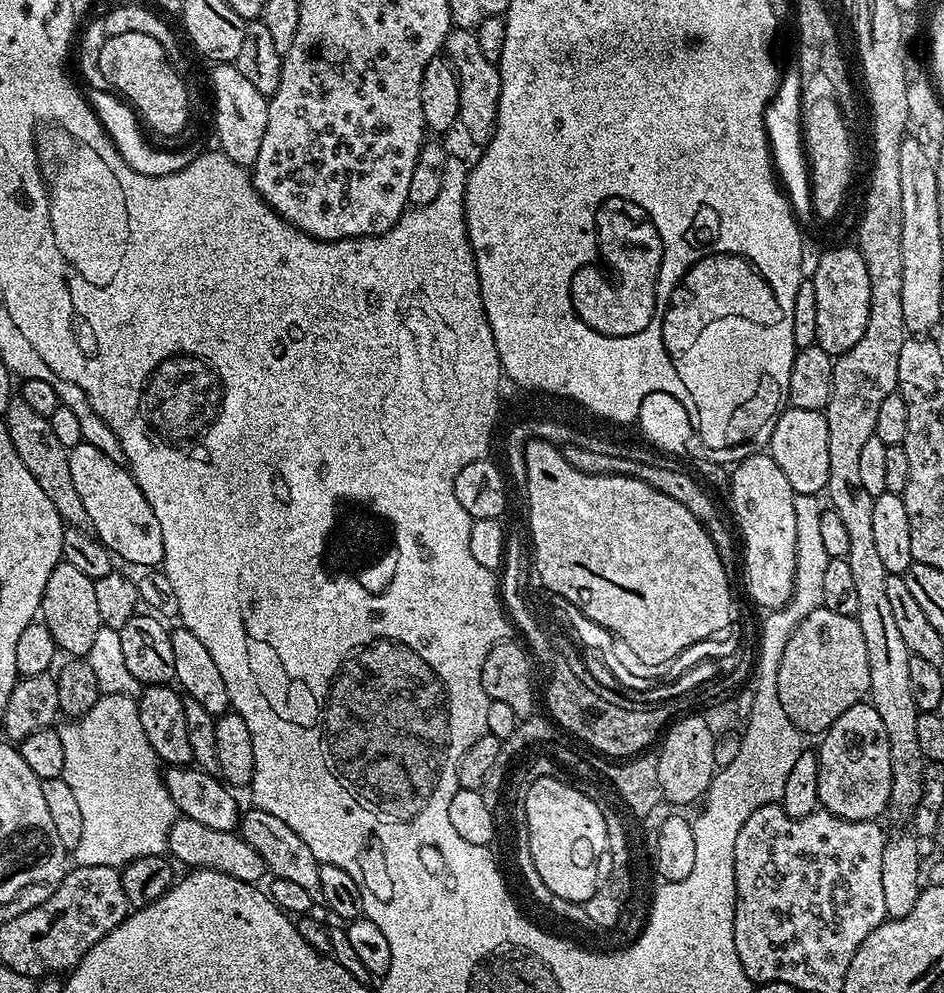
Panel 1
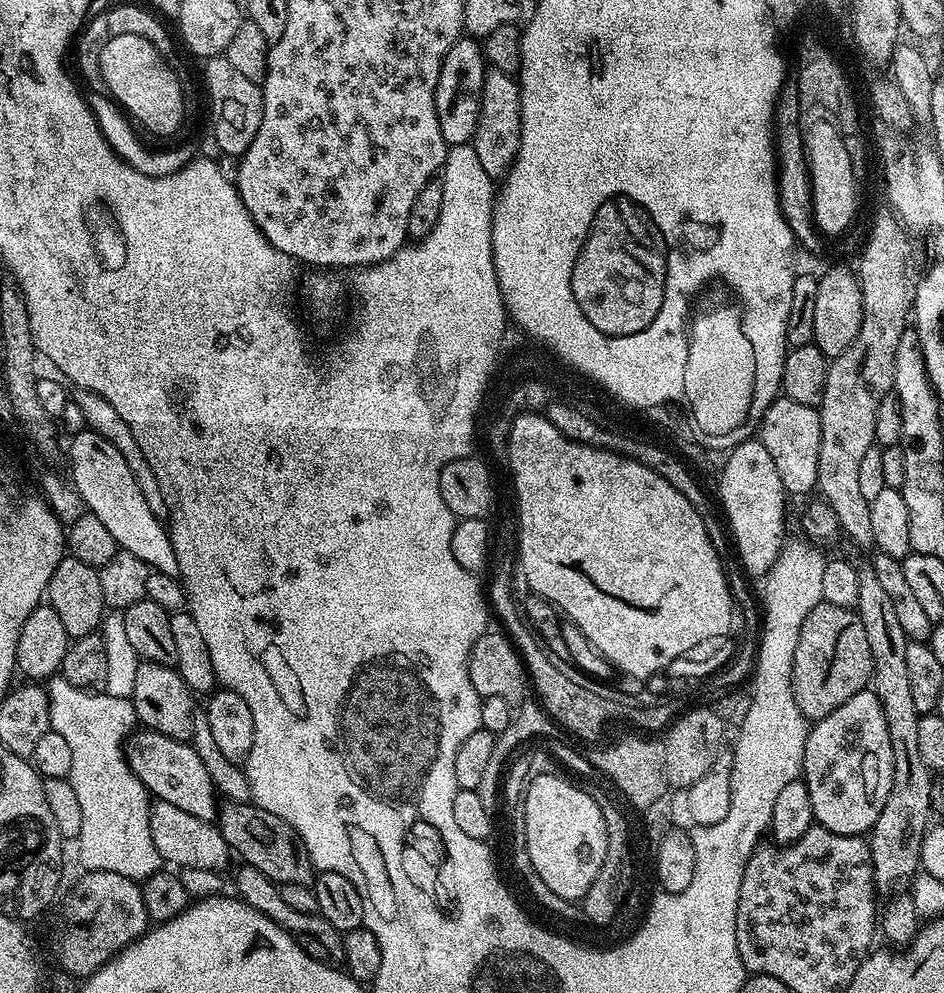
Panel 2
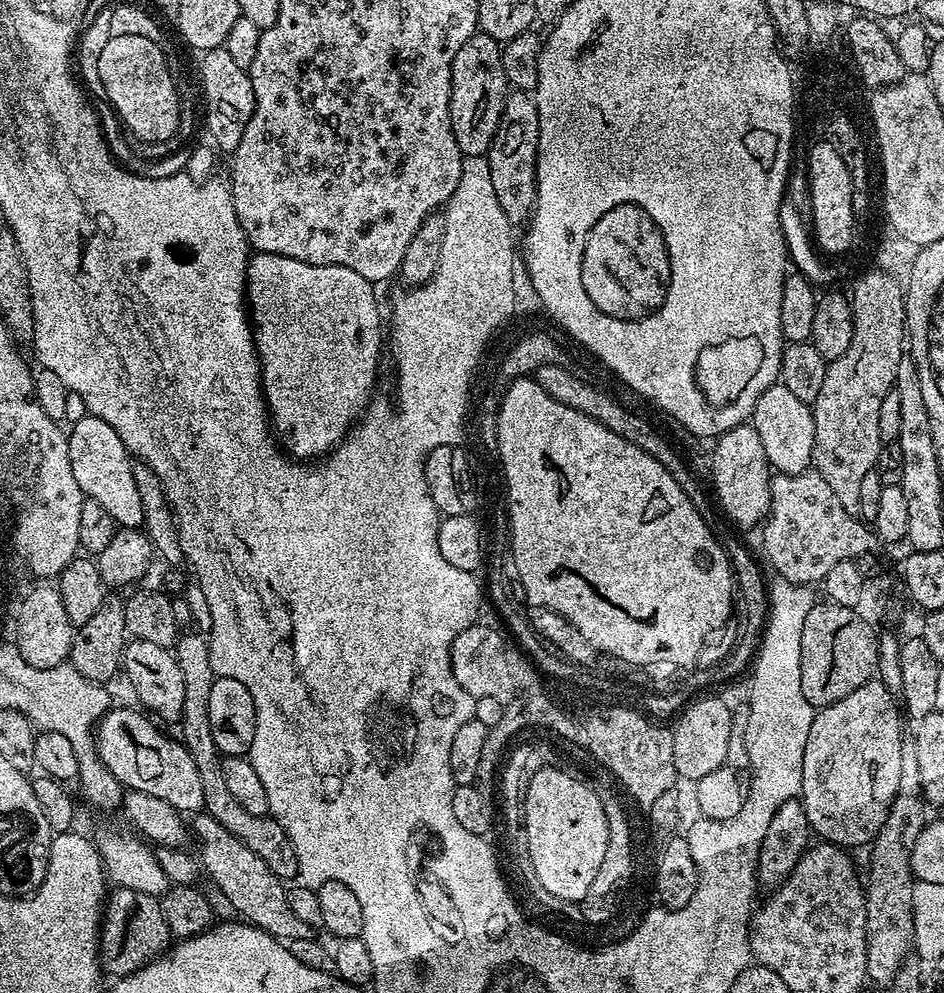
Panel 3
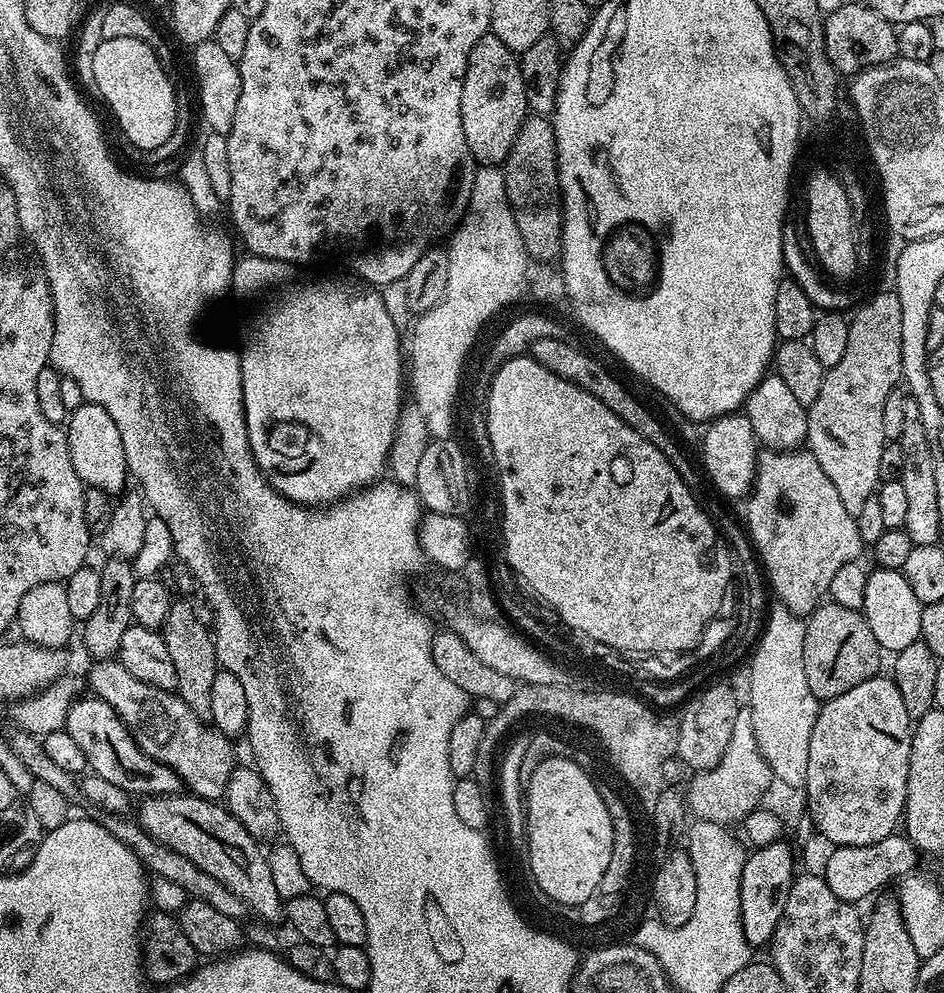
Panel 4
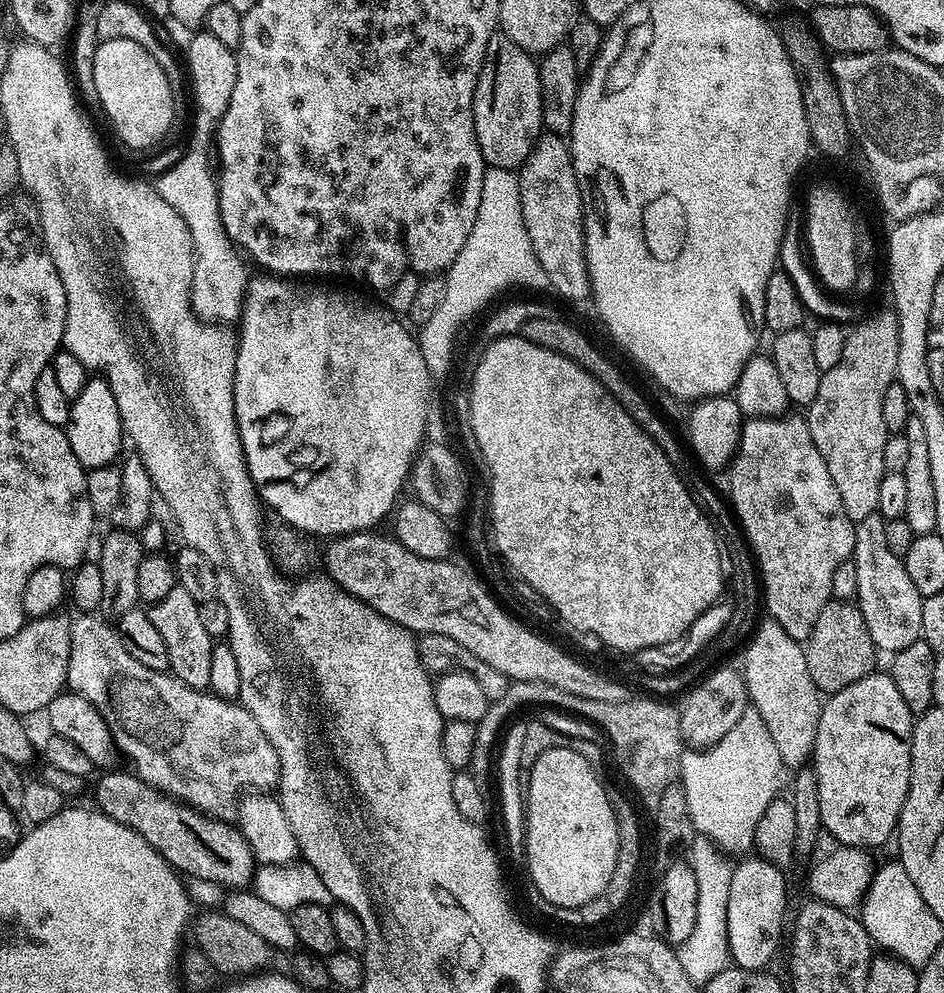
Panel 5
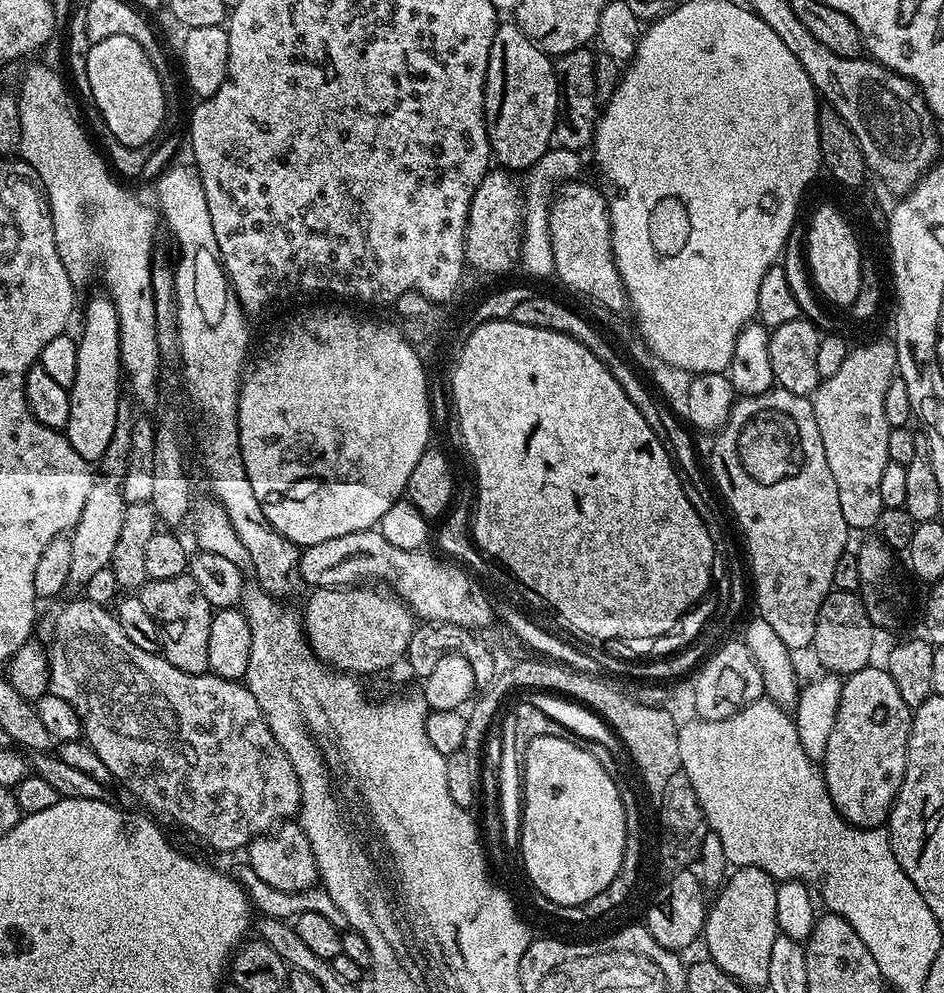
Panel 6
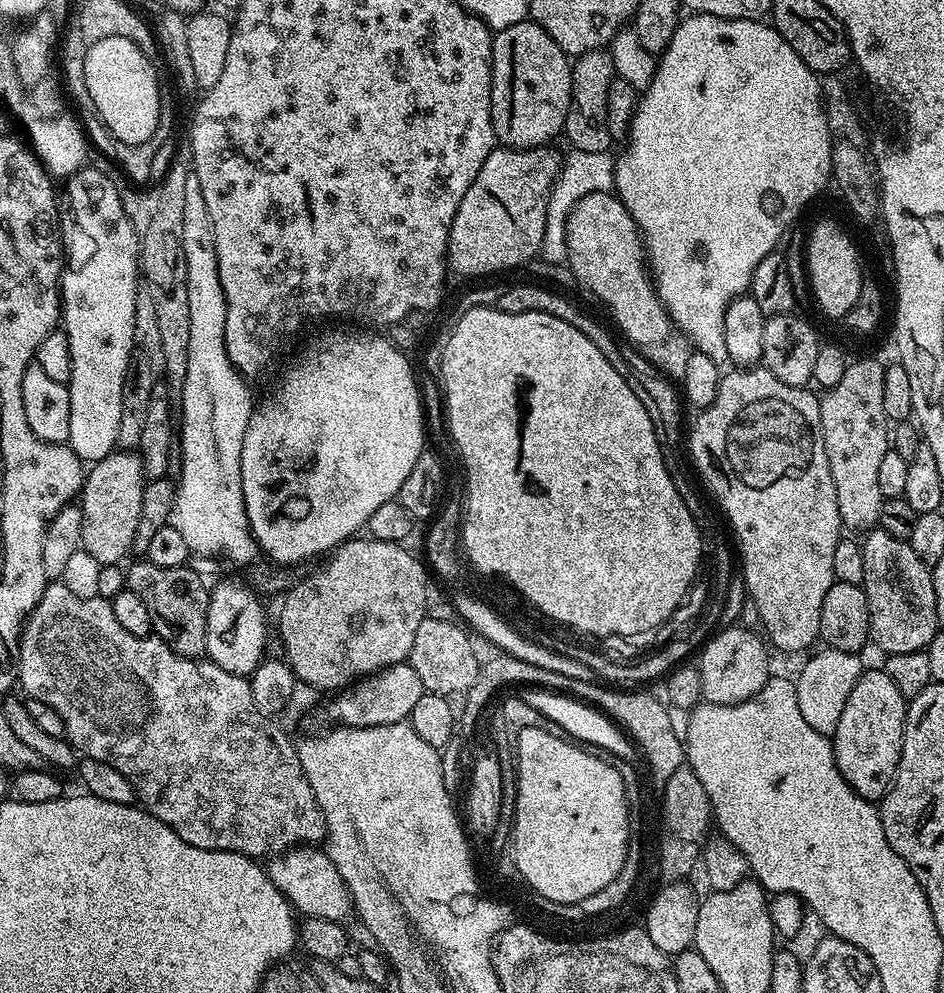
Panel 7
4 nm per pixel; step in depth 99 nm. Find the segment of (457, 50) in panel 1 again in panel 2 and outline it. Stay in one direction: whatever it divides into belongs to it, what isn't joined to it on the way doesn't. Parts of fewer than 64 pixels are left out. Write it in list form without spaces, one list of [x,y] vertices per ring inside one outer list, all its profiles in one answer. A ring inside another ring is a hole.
[[[489,67],[484,73],[478,126],[470,141],[474,154],[482,161],[482,170],[494,178],[507,176],[520,145],[520,86],[509,73]]]

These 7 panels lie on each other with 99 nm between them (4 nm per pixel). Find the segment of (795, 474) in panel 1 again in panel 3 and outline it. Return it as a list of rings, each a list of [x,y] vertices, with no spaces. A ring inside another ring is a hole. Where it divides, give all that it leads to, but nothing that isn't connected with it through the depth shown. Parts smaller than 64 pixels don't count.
[[[777,382],[764,391],[752,408],[750,423],[754,430],[758,430],[758,439],[762,441],[762,450],[766,450],[769,465],[779,475],[793,476],[813,467],[814,414],[811,407],[806,402],[798,402],[784,384]]]

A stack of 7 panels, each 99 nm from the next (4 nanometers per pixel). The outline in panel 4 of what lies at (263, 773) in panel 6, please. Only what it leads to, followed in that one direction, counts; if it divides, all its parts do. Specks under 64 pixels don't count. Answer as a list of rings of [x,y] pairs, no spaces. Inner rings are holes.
[[[113,658],[111,660],[98,660],[91,665],[93,668],[88,672],[88,680],[86,676],[86,684],[88,684],[91,691],[99,700],[105,700],[112,709],[118,714],[118,718],[128,728],[128,732],[138,742],[138,746],[144,751],[150,758],[154,758],[158,762],[162,762],[166,766],[170,766],[174,771],[180,775],[183,787],[187,789],[193,796],[201,796],[207,800],[219,801],[223,797],[224,791],[226,790],[226,782],[230,778],[234,767],[234,761],[232,761],[232,744],[233,741],[219,732],[215,726],[209,726],[205,721],[198,718],[198,714],[194,714],[194,710],[190,710],[190,706],[186,706],[186,702],[182,702],[182,698],[176,695],[175,691],[159,688],[158,686],[150,686],[150,682],[142,682],[142,678],[134,678],[134,674],[130,674],[130,670],[126,670],[126,666],[120,664],[119,659]]]

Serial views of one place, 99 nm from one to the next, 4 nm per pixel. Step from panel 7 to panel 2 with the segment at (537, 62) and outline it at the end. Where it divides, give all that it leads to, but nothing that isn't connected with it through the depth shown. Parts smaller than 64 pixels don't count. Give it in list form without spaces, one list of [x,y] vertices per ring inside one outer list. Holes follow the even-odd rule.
[[[458,39],[444,56],[438,74],[438,84],[434,90],[434,110],[438,118],[438,130],[442,130],[442,138],[450,146],[466,144],[472,139],[478,126],[485,71],[484,49],[479,39]]]

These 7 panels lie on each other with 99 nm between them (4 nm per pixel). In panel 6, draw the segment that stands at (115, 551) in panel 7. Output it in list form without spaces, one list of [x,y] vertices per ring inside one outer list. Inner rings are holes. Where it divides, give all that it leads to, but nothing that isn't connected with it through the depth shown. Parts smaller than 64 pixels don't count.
[[[100,478],[93,483],[90,495],[86,497],[86,506],[82,506],[82,518],[72,527],[70,533],[71,565],[68,588],[83,589],[86,582],[98,570],[109,567],[114,556],[114,545],[118,533],[122,530],[122,518],[126,501],[121,485],[112,478]]]

